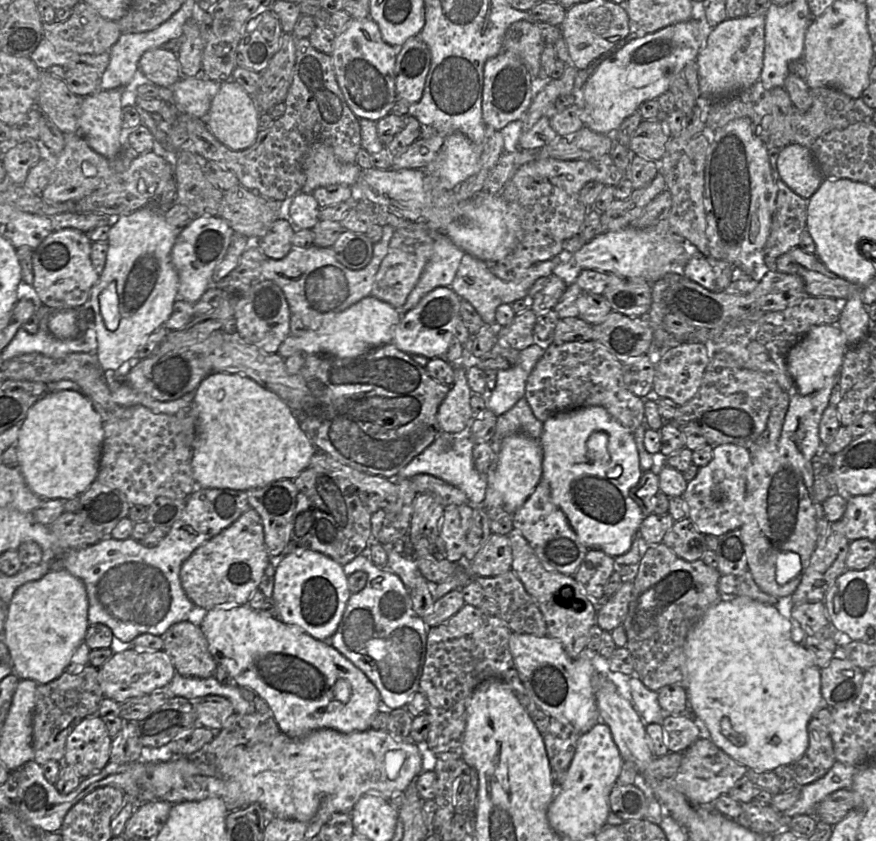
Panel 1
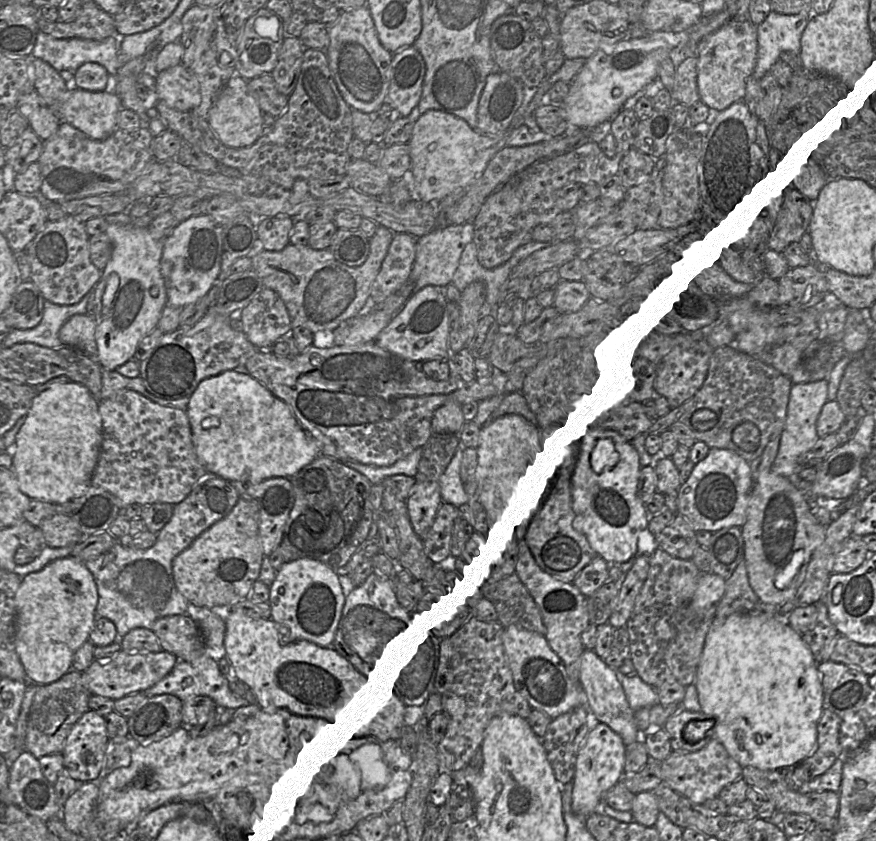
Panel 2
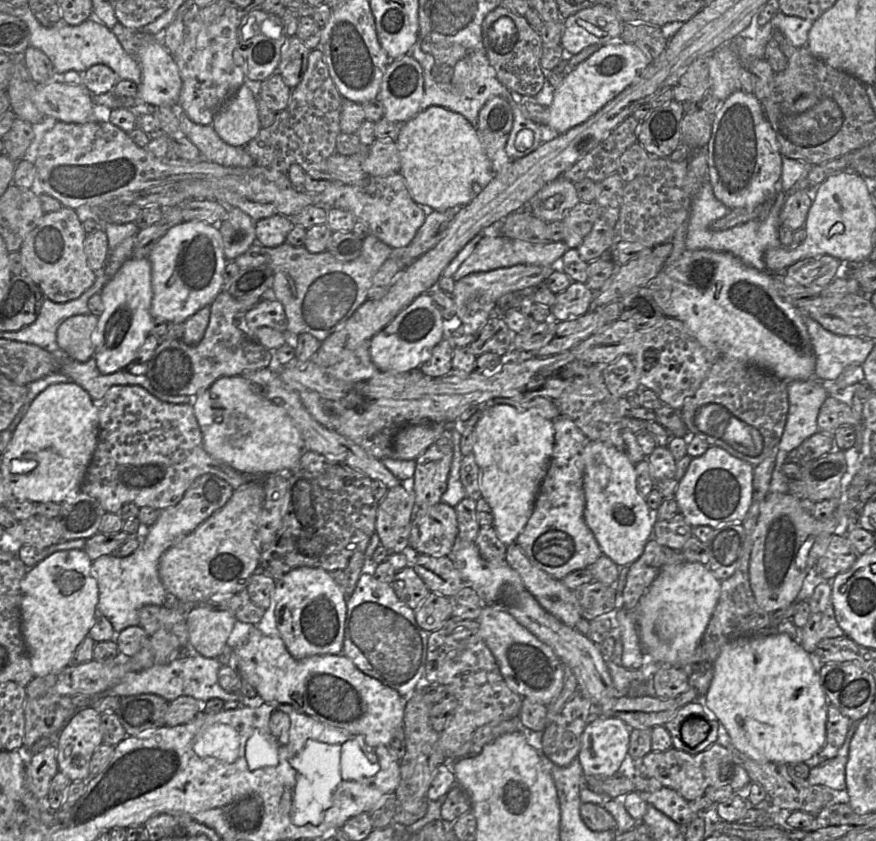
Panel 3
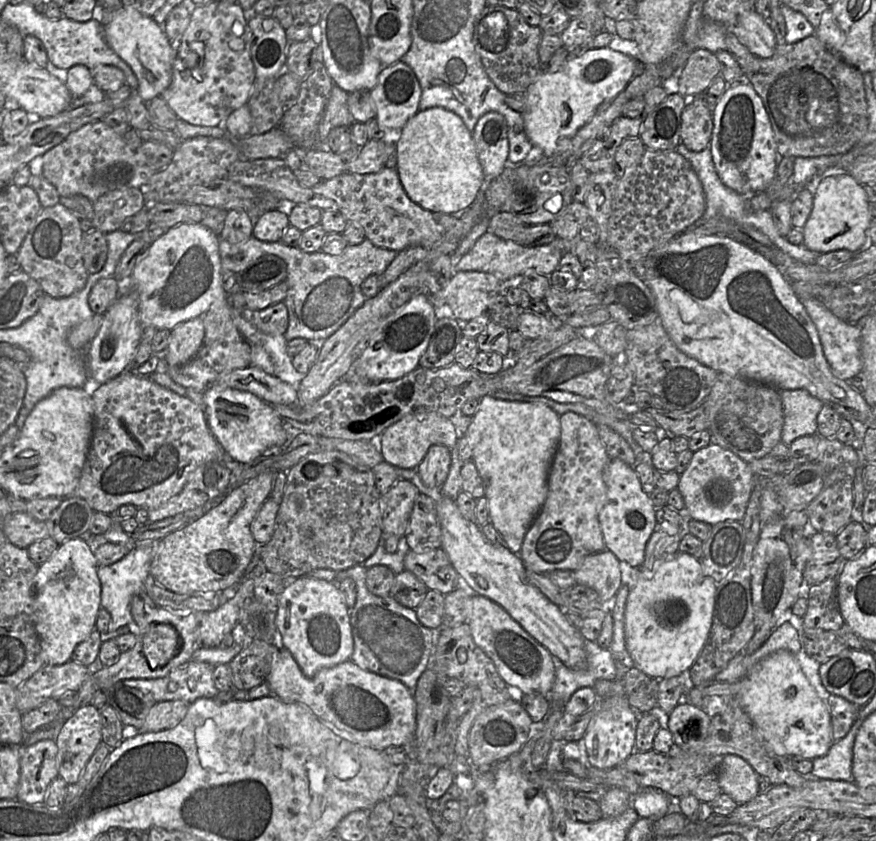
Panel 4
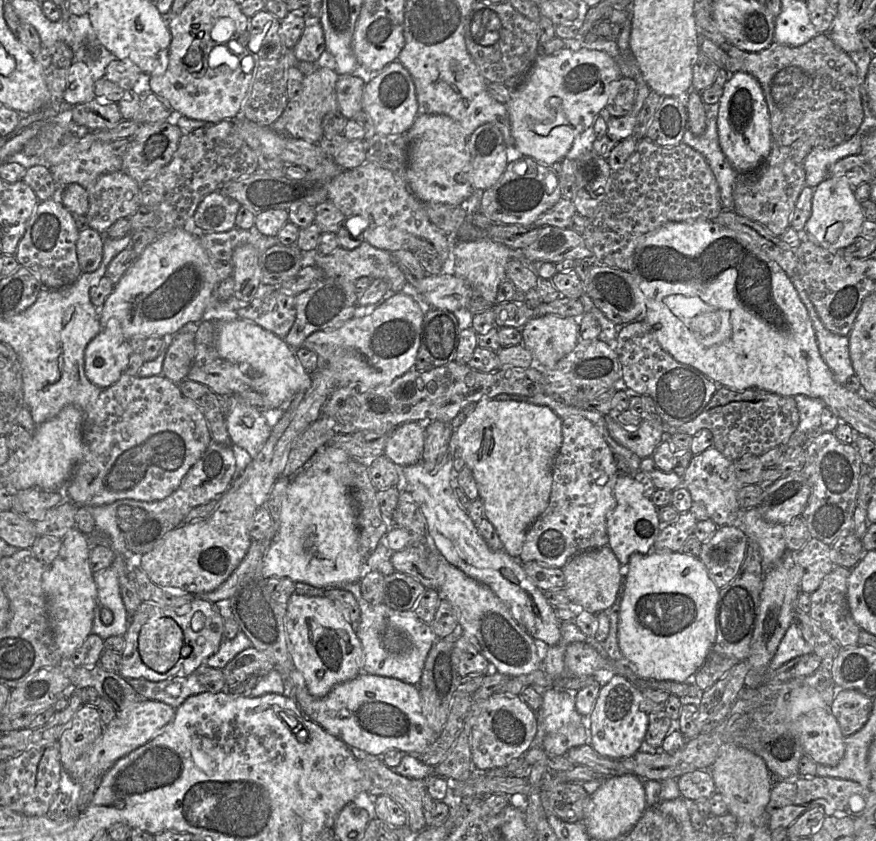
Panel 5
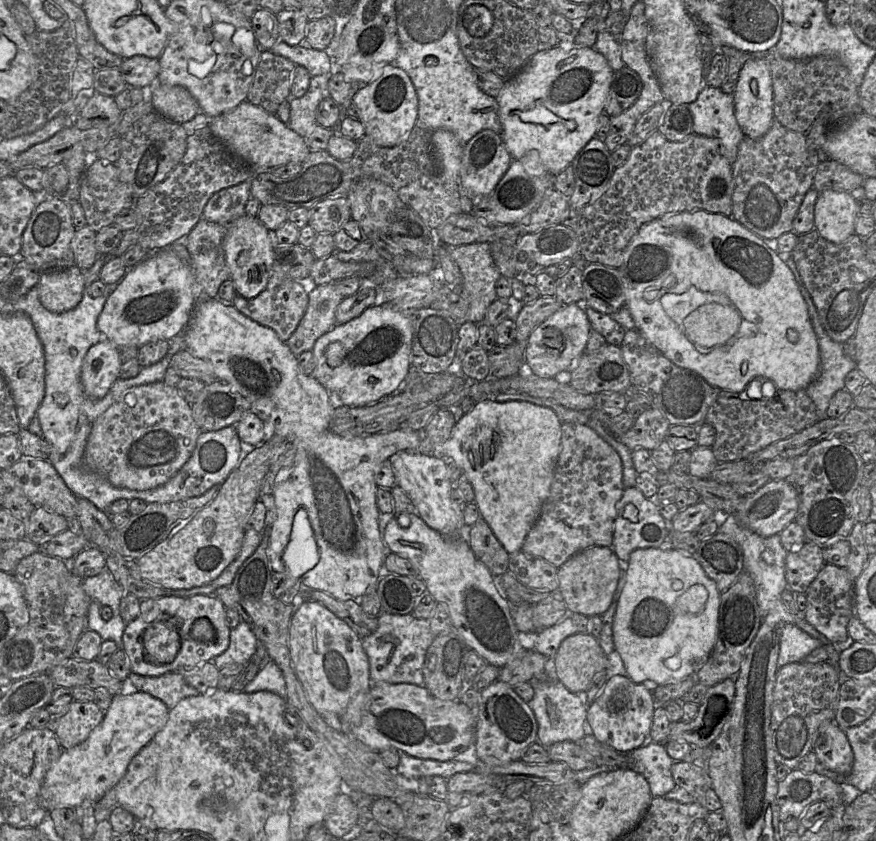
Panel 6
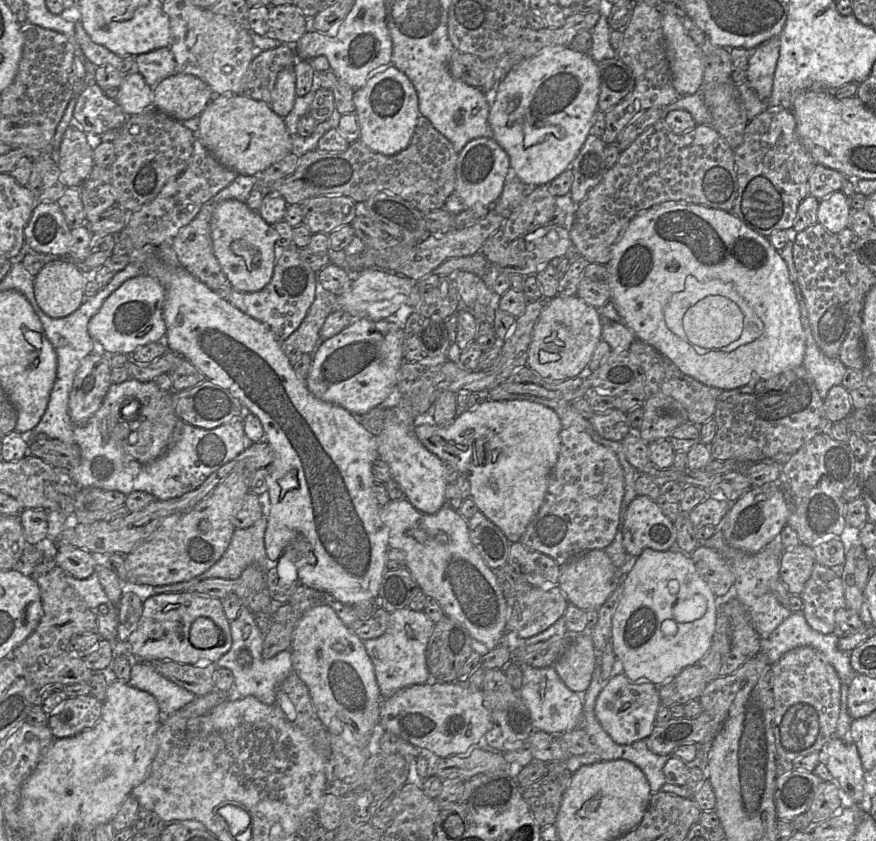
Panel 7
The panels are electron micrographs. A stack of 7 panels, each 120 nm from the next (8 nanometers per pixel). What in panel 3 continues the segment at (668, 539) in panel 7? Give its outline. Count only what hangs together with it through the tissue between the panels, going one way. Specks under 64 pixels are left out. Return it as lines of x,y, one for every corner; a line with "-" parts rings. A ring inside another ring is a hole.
599,441
588,442
583,451
583,461
584,521
593,533
603,555
610,558
617,566
630,566
642,555
653,529
650,508
636,487
635,464
629,460
625,451

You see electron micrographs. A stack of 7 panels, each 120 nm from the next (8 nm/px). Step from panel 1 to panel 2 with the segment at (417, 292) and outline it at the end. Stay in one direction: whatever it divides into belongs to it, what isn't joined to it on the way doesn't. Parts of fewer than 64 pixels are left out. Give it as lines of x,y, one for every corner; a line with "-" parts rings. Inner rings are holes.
465,223
435,229
430,234
417,238
415,260
408,279
408,281
413,282
413,293
426,286
443,288
450,284
458,267
461,254
466,245
473,241
473,236
473,224

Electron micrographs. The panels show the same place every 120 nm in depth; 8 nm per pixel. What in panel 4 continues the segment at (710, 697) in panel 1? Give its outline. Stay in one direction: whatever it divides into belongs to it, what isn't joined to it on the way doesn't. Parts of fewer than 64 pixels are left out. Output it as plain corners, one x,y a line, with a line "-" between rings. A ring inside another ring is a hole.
787,650
763,658
740,680
740,703
777,755
814,760
826,755
835,742
827,703
810,684
796,656

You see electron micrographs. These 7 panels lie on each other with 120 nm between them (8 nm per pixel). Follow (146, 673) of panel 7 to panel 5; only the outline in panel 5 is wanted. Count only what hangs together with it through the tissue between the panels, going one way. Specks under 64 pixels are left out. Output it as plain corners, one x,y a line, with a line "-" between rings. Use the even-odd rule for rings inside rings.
195,672
188,676
175,675
157,682
145,678
125,679
141,698
164,702
174,709
178,708
188,697
206,691

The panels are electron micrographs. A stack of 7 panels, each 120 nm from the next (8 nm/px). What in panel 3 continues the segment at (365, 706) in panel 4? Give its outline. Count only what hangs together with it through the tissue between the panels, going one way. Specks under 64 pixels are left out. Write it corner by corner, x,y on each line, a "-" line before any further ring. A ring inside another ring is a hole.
259,629
250,631
246,642
233,651
236,670
246,679
264,702
289,704
296,710
323,722
326,725
345,729
352,734
362,734
370,748
389,745
394,731
403,727
405,699
393,688
359,670
344,654
323,654
295,659
287,650
280,636
264,635

